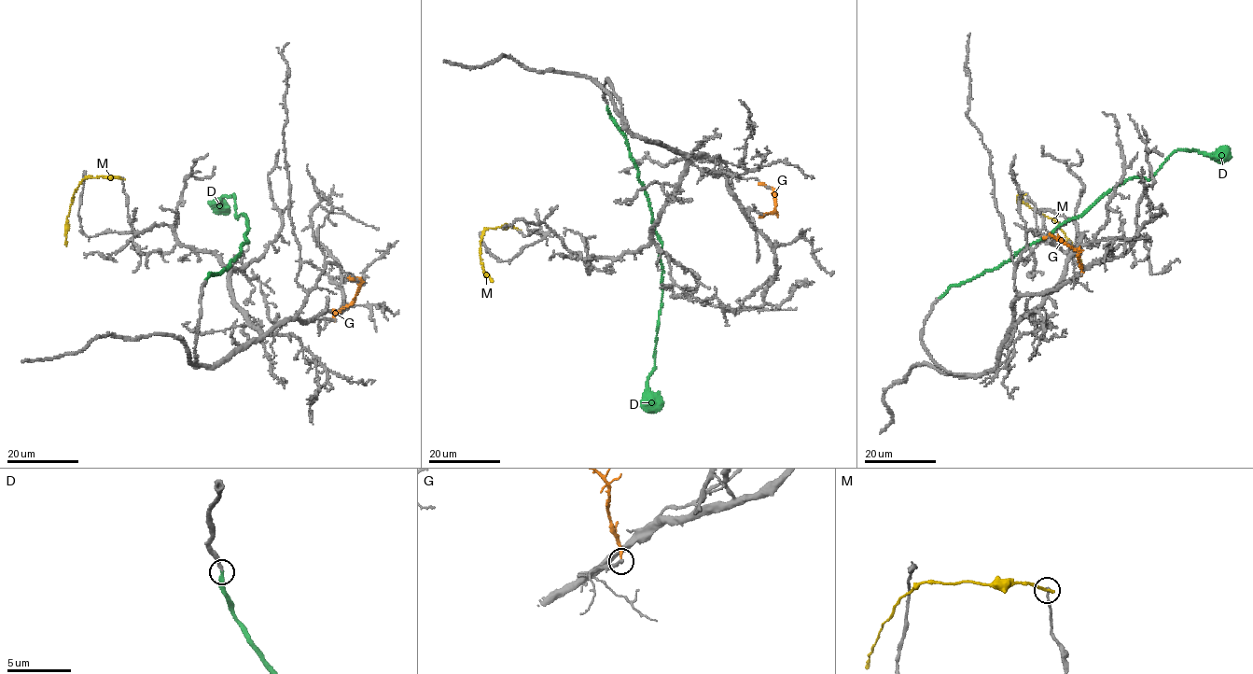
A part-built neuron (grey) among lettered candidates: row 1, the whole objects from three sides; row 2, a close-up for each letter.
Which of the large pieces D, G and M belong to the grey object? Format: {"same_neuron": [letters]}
{"same_neuron": ["D"]}

